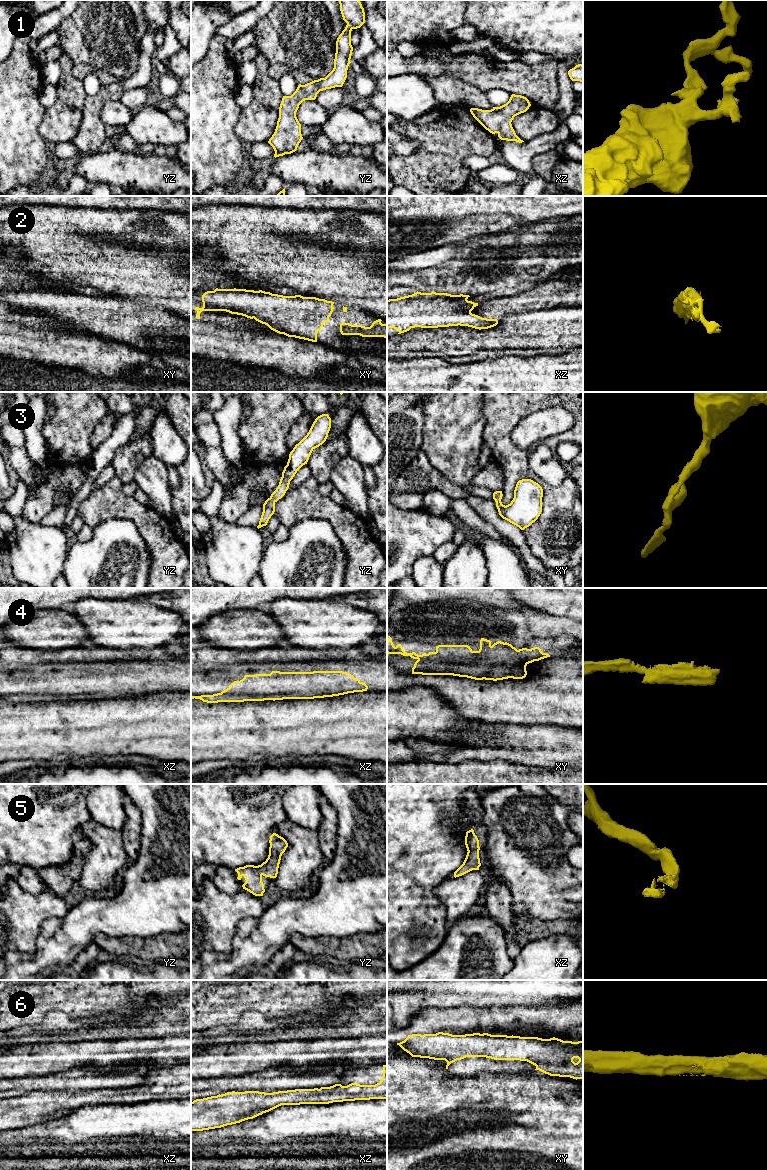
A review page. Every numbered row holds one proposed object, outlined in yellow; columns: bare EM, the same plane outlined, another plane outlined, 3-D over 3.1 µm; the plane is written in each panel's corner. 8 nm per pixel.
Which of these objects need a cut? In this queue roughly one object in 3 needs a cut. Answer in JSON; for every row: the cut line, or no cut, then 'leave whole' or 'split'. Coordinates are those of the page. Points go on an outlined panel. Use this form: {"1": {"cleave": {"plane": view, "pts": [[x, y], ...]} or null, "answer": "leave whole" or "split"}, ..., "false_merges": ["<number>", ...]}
{"1": {"cleave": null, "answer": "leave whole"}, "2": {"cleave": null, "answer": "leave whole"}, "3": {"cleave": null, "answer": "leave whole"}, "4": {"cleave": null, "answer": "leave whole"}, "5": {"cleave": null, "answer": "leave whole"}, "6": {"cleave": null, "answer": "leave whole"}, "false_merges": []}

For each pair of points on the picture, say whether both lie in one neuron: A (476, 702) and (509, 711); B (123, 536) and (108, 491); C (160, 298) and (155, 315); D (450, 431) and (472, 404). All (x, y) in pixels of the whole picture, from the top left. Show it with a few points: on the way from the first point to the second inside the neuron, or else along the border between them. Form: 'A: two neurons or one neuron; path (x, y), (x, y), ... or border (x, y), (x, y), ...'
A: one neuron; path (484, 702), (501, 703)
B: two neurons; border (95, 527), (108, 519), (130, 519), (138, 529)
C: two neurons; border (135, 301), (180, 316)
D: one neuron; path (453, 424), (465, 411)

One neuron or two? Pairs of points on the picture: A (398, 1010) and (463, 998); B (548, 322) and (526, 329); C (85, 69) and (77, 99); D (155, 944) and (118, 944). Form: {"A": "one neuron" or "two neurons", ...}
{"A": "one neuron", "B": "one neuron", "C": "two neurons", "D": "one neuron"}

